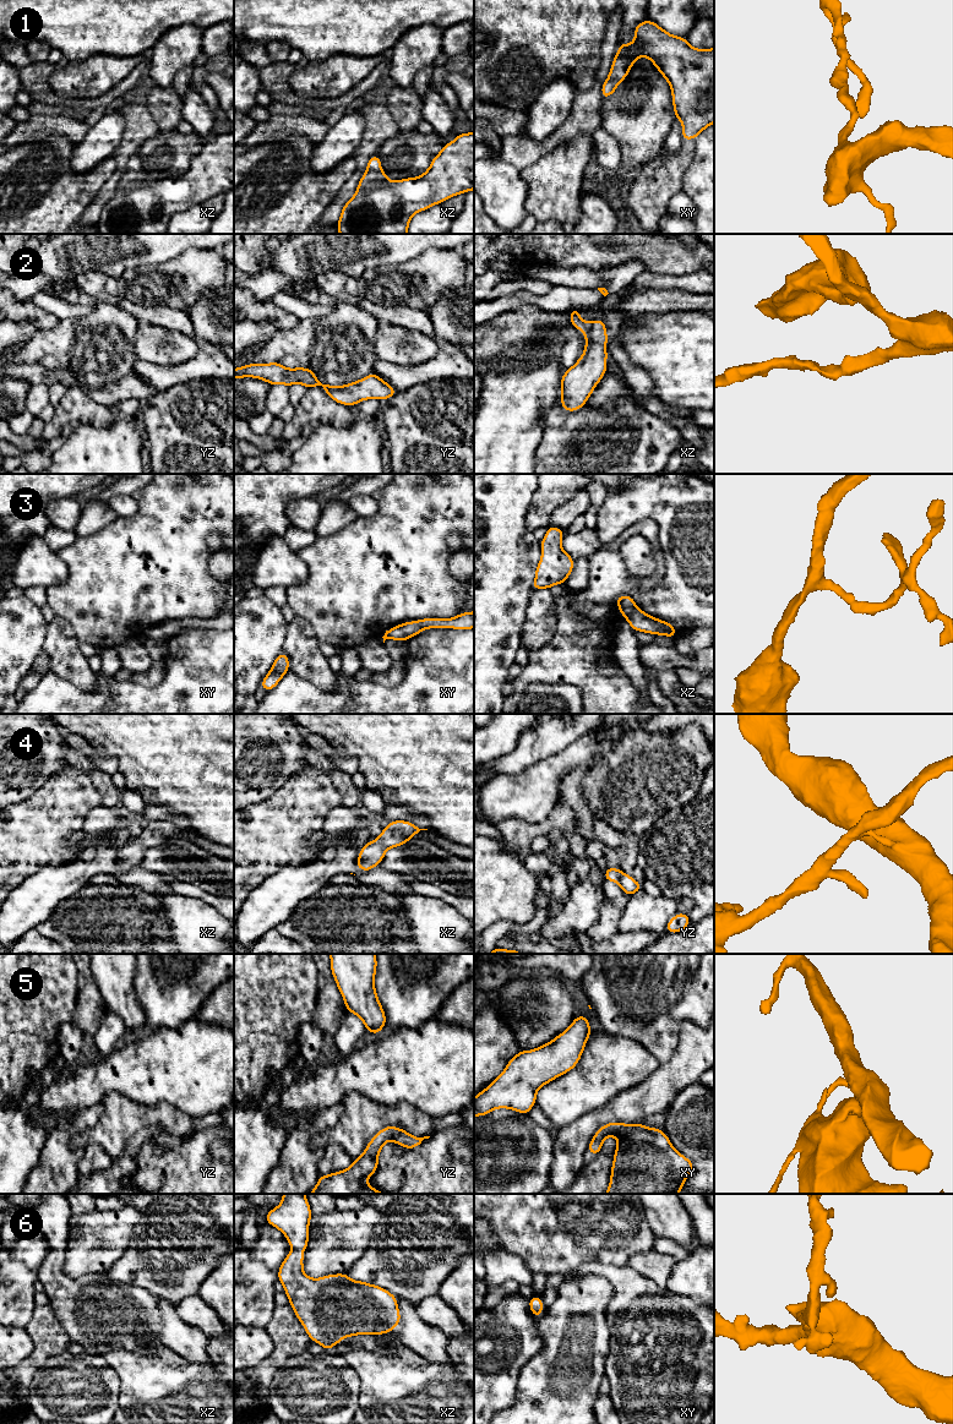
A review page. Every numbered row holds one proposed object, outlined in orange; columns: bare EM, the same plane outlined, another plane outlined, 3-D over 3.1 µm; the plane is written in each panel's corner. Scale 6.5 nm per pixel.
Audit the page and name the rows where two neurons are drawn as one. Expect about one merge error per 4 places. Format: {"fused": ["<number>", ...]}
{"fused": ["3"]}

